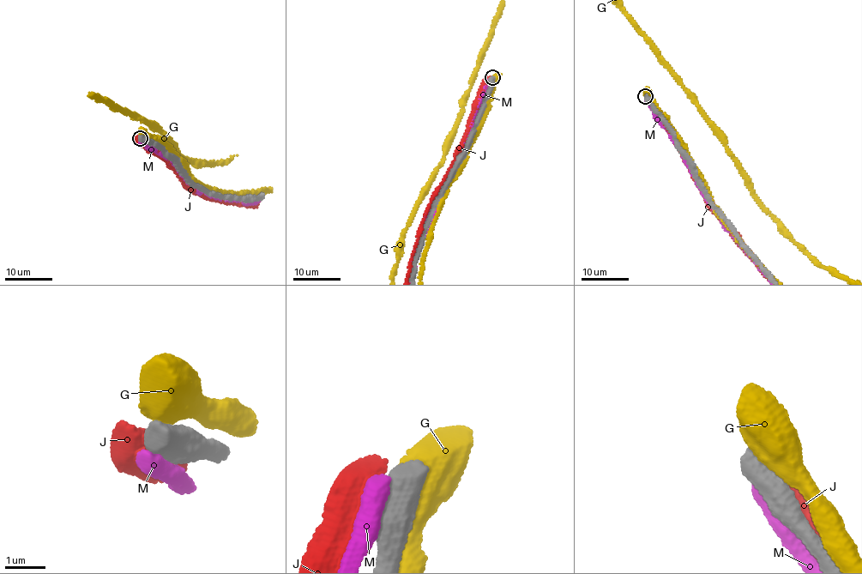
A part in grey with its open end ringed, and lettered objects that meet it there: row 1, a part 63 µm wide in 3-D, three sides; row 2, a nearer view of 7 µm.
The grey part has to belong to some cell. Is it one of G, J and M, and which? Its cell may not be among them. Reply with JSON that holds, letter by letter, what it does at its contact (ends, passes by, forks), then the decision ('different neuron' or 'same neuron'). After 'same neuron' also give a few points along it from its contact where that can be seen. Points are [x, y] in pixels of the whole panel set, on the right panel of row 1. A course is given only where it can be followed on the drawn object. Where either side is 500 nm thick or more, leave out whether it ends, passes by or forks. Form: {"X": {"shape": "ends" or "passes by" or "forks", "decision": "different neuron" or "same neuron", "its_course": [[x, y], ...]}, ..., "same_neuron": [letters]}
{"G": {"decision": "different neuron"}, "J": {"decision": "different neuron"}, "M": {"decision": "different neuron"}, "same_neuron": []}

